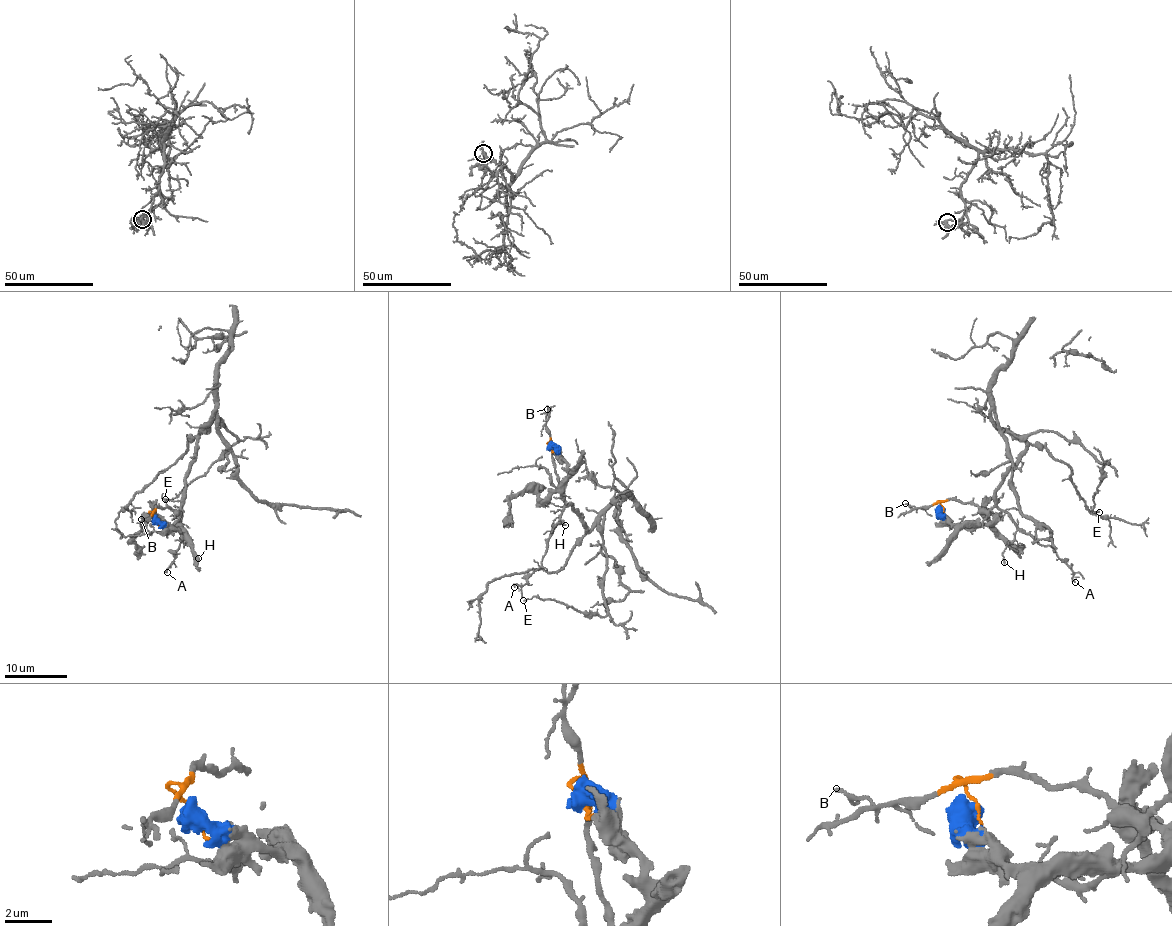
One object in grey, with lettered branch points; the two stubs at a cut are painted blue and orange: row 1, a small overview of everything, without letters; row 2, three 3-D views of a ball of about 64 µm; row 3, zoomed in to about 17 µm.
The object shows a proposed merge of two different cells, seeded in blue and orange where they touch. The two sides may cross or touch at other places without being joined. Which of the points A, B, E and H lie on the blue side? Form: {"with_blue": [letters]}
{"with_blue": []}

